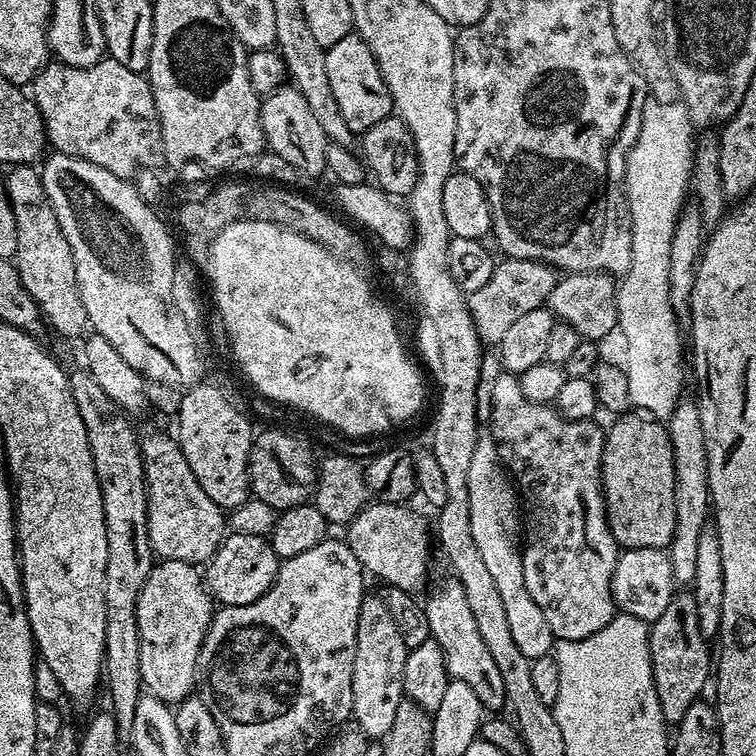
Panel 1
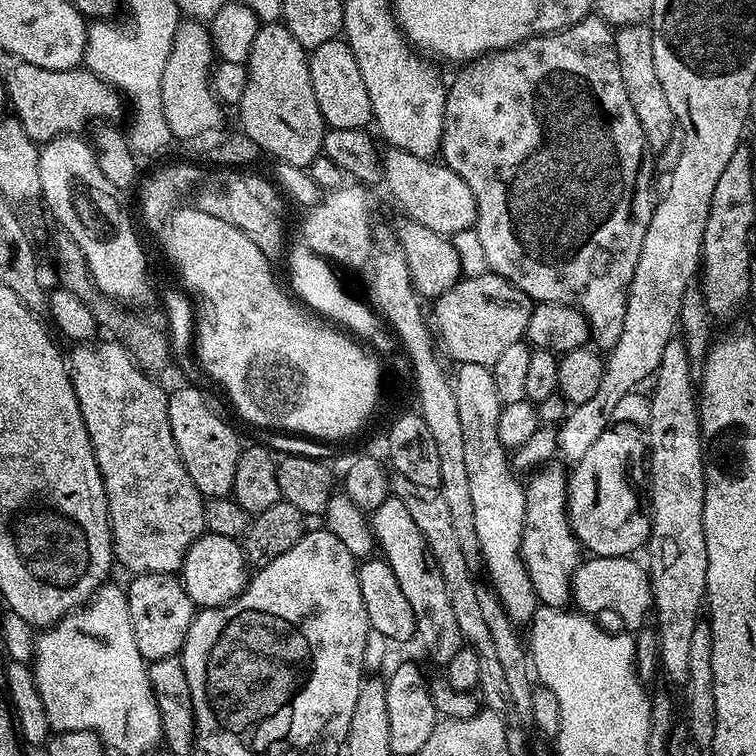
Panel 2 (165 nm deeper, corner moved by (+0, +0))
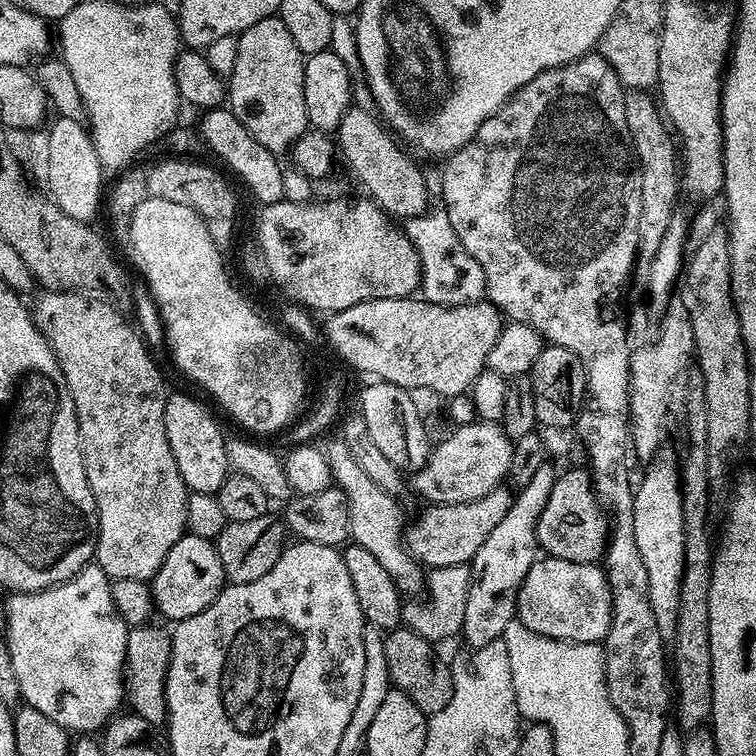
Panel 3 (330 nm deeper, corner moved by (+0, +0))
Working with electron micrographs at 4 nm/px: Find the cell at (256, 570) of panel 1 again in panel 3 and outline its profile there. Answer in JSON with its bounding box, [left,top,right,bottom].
[150,534,226,622]

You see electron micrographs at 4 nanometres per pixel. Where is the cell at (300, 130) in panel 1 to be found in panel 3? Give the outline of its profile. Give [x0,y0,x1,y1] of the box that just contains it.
[226,15,310,153]

